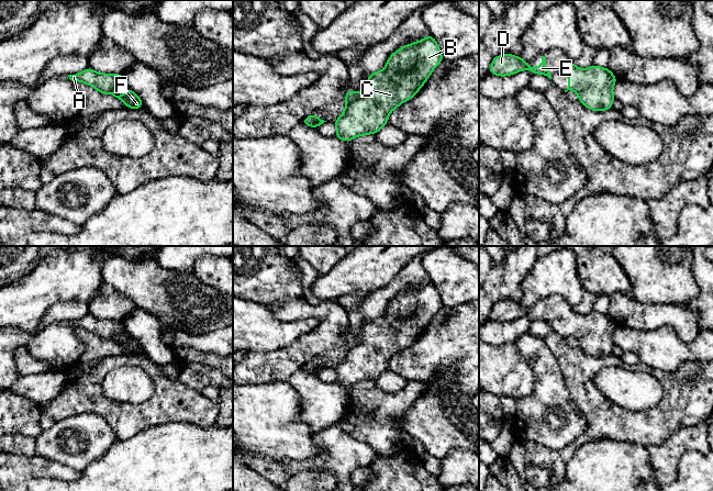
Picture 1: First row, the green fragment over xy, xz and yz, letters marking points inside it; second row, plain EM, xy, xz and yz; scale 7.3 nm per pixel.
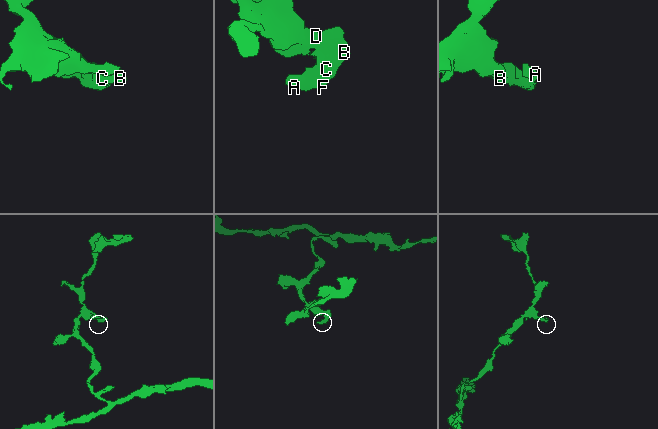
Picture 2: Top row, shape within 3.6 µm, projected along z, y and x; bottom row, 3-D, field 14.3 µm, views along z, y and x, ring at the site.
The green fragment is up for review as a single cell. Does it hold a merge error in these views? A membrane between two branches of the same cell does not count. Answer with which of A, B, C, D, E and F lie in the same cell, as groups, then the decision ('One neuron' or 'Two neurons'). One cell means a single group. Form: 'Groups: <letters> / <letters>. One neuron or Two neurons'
Groups: A B C D E F. One neuron

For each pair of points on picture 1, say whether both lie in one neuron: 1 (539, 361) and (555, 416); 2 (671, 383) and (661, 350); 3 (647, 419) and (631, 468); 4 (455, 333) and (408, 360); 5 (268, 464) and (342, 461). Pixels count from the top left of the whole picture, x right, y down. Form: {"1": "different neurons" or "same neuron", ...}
{"1": "same neuron", "2": "different neurons", "3": "different neurons", "4": "same neuron", "5": "same neuron"}

